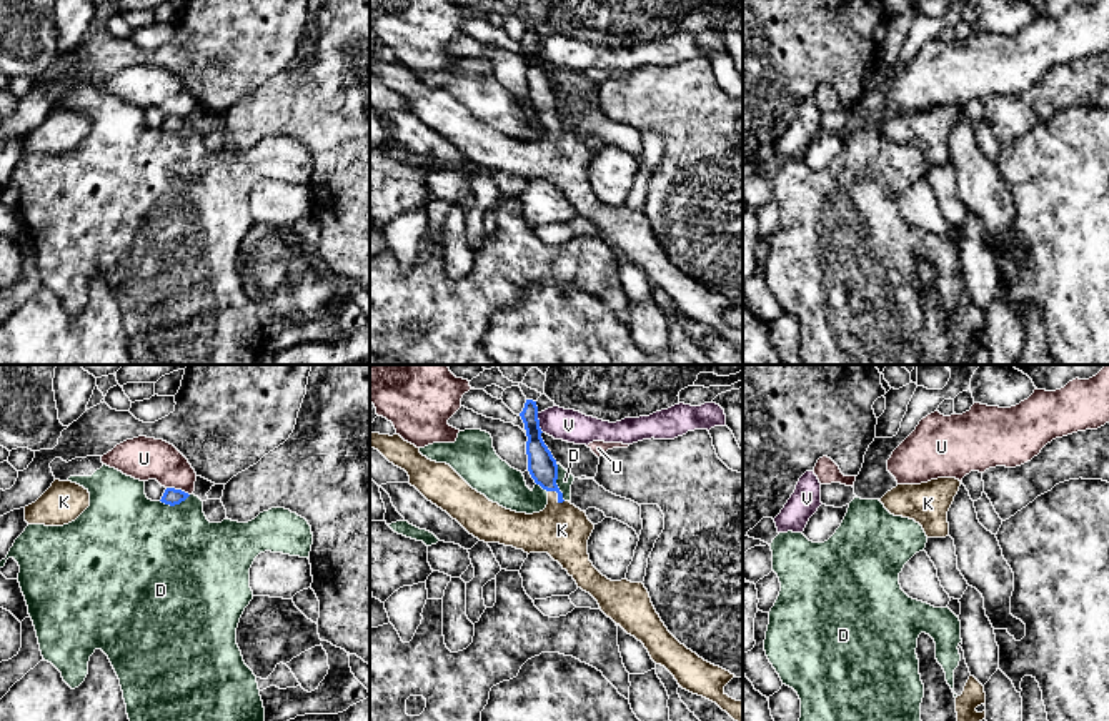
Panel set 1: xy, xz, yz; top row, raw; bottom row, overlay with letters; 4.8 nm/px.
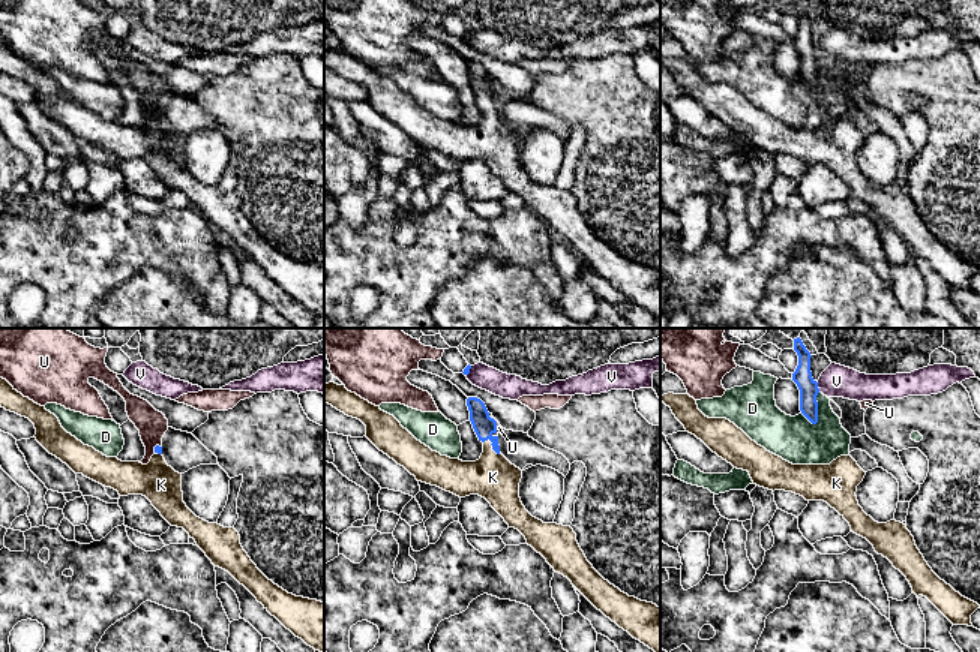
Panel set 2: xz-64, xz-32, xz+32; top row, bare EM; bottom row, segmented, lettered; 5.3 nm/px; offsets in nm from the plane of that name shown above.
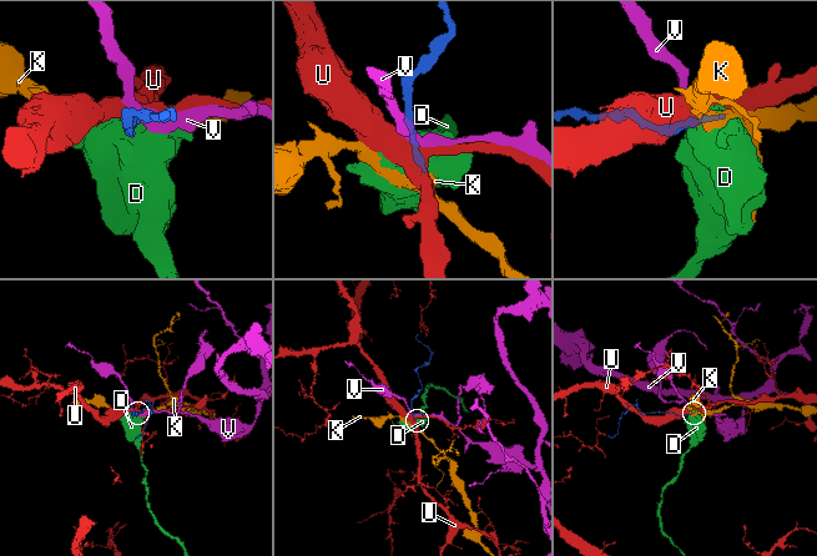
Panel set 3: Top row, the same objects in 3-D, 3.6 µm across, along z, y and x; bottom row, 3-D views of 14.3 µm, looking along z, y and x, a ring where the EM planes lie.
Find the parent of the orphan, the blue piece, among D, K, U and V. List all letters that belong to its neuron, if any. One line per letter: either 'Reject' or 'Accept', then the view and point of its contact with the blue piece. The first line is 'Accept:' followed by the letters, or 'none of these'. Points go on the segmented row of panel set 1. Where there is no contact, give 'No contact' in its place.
Accept: K
D: Reject. Touches blue at xz (555, 482)
K: Accept. Touches blue at xz (558, 495)
U: Reject. Touches blue at xy (179, 490)
V: Reject. Touches blue at xz (538, 423)

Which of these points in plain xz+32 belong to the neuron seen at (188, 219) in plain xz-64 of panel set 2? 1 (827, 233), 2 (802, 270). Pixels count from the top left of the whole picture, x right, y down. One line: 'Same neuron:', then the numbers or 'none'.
Same neuron: 1

